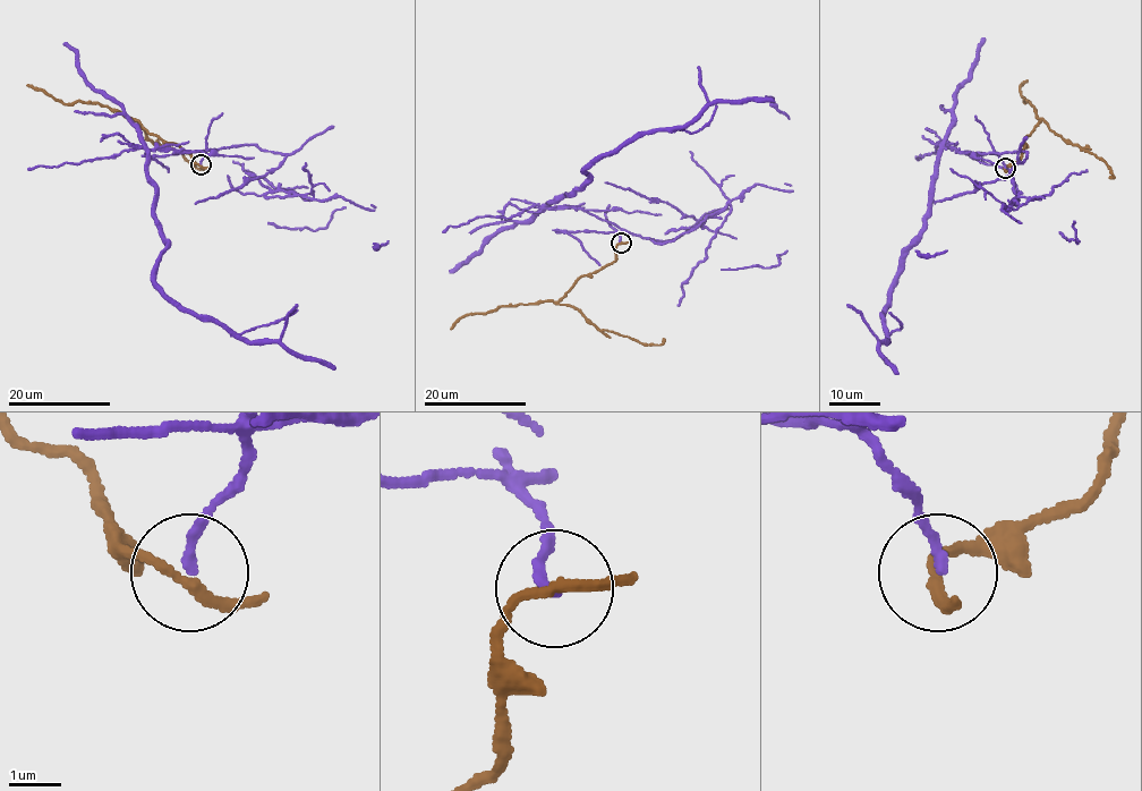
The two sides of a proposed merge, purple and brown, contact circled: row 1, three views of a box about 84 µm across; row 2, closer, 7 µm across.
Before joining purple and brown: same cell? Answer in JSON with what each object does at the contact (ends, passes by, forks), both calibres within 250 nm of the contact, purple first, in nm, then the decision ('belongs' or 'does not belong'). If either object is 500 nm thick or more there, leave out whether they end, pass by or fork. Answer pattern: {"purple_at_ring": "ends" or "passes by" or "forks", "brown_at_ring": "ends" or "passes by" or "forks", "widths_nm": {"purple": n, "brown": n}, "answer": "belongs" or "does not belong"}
{"purple_at_ring": "ends", "brown_at_ring": "passes by", "widths_nm": {"purple": 170, "brown": 190}, "answer": "does not belong"}

